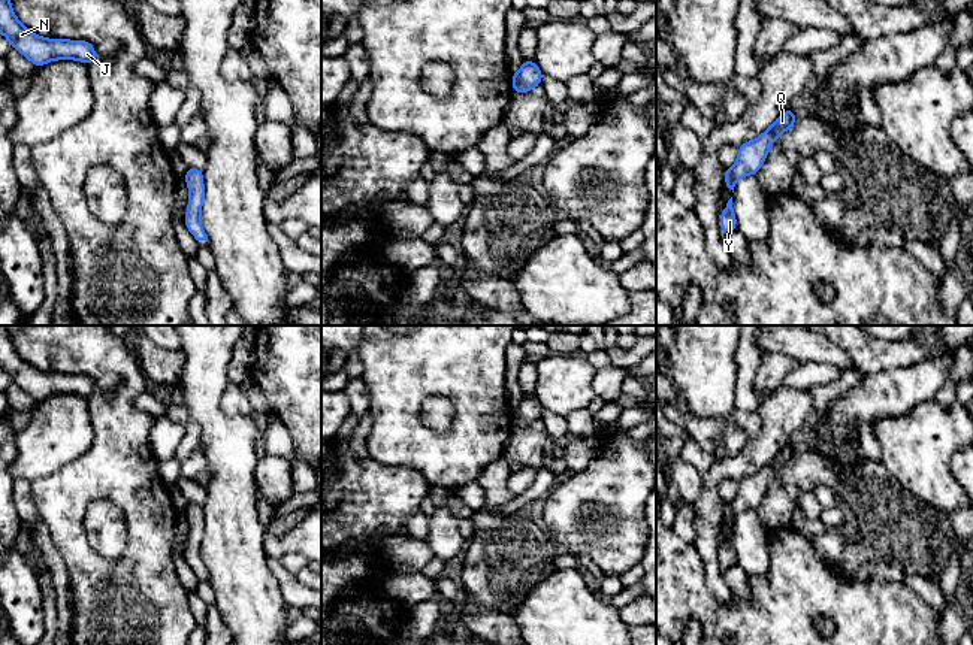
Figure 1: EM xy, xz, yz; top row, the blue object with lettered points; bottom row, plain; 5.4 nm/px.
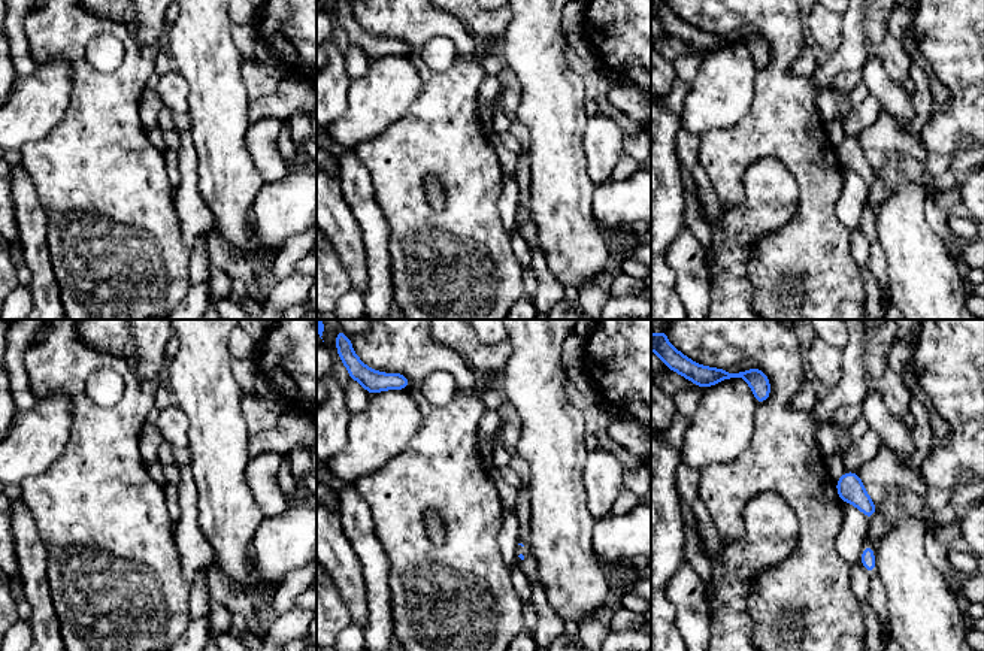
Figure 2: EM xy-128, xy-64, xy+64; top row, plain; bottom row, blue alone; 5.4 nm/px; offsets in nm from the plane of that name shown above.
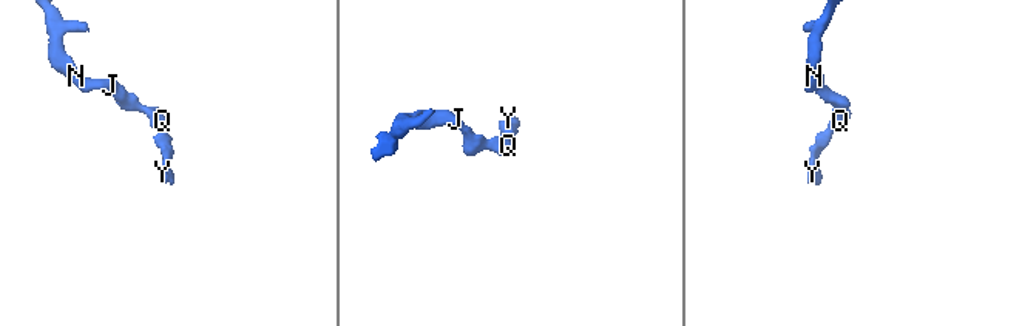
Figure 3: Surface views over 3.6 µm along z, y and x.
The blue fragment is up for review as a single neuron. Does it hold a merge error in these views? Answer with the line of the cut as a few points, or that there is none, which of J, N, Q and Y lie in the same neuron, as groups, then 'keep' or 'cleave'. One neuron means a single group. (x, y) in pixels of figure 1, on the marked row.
cut none; groups J N Q Y; keep

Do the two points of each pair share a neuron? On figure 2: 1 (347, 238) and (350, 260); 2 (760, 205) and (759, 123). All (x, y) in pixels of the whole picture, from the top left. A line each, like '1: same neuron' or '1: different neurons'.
1: same neuron
2: different neurons

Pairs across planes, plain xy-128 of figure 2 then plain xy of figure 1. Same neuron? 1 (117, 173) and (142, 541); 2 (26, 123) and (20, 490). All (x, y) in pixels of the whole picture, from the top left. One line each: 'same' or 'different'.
1: same
2: different

